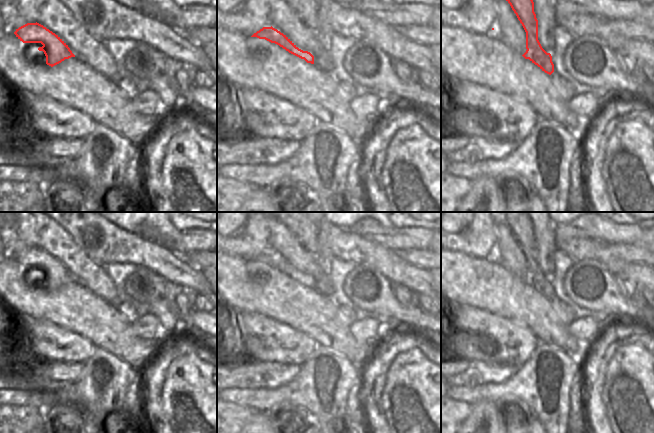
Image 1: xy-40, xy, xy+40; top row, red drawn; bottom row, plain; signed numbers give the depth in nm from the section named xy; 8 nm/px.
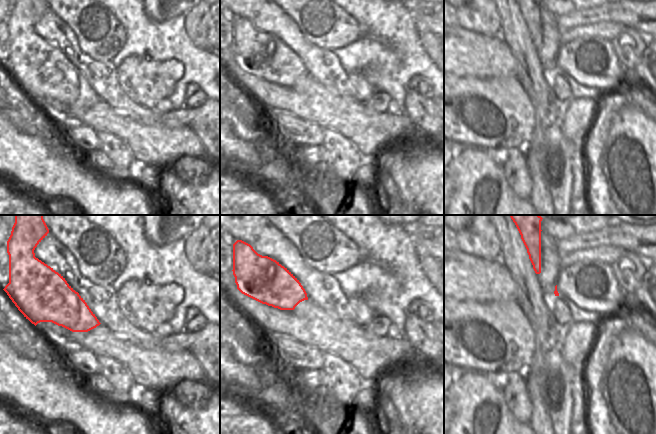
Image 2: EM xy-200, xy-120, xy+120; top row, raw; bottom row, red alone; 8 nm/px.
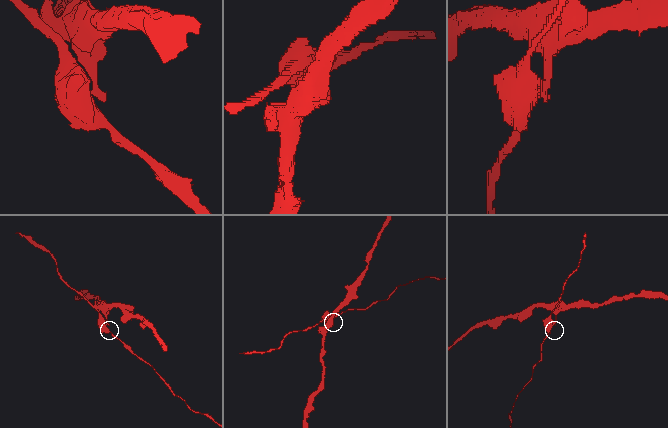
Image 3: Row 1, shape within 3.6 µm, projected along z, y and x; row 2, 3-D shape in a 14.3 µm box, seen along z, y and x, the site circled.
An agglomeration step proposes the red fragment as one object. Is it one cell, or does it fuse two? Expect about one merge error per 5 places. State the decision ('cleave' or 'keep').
cleave

